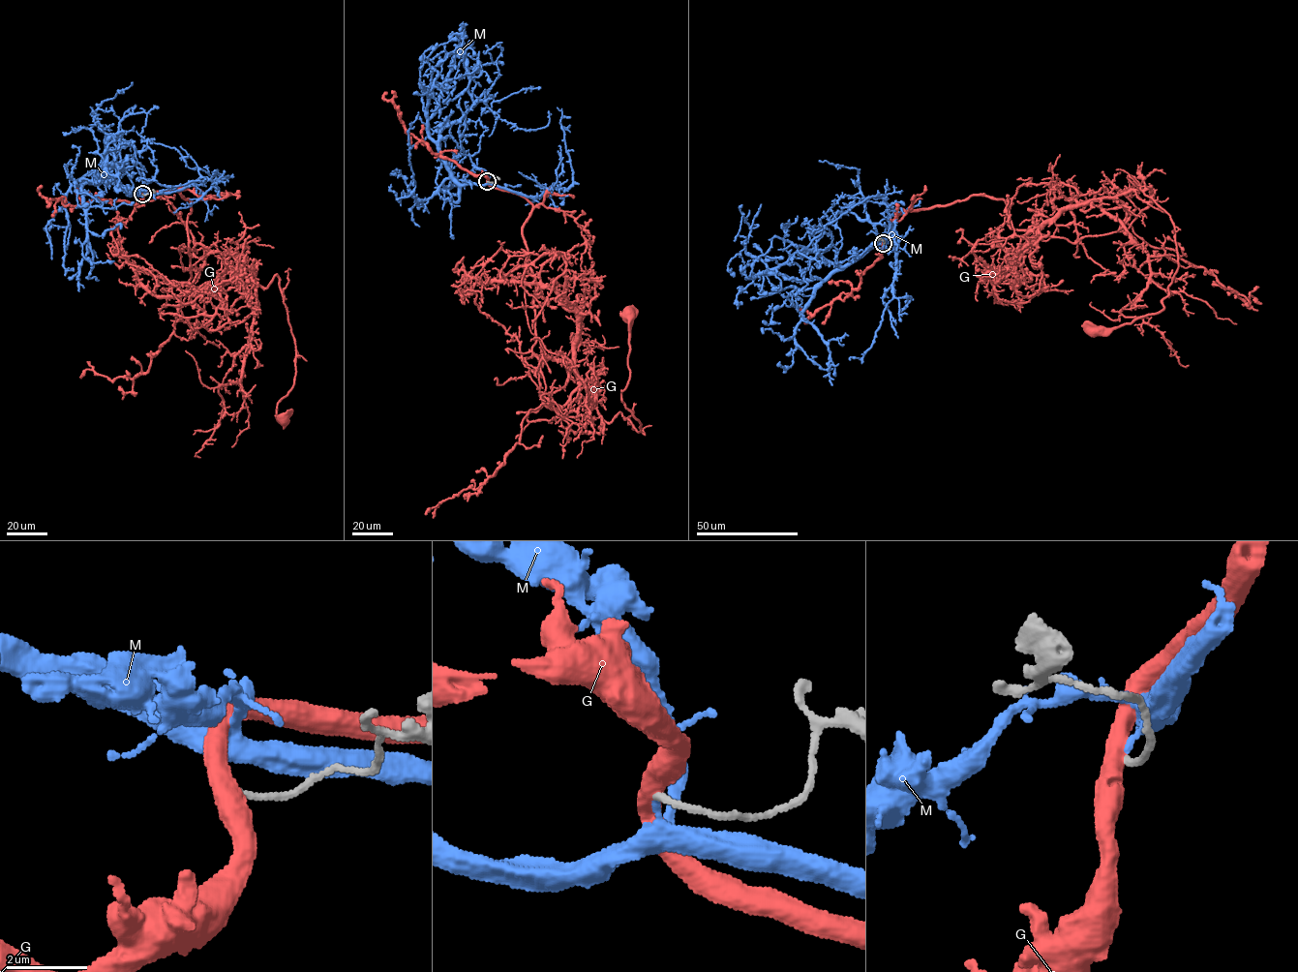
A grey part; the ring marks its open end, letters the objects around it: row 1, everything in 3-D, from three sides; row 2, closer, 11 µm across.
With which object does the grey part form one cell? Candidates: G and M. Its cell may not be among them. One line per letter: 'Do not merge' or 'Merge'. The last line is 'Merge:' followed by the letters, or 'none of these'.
G: Do not merge
M: Merge
Merge: M

